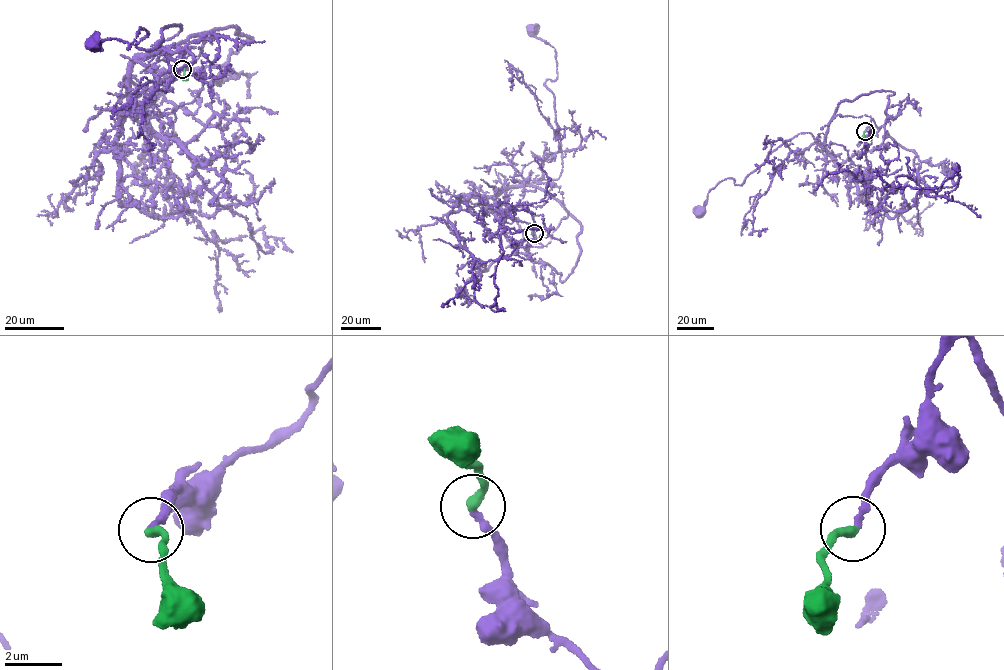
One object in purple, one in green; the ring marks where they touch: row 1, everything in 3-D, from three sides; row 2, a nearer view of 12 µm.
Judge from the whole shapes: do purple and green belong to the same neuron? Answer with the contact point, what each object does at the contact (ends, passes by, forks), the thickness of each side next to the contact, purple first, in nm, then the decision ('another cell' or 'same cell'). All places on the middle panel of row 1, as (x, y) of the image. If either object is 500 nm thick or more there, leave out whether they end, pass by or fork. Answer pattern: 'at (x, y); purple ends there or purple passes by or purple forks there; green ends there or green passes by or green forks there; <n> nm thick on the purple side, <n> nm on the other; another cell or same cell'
at (534, 233); purple ends there; green ends there; 220 nm thick on the purple side, 320 nm on the other; same cell

